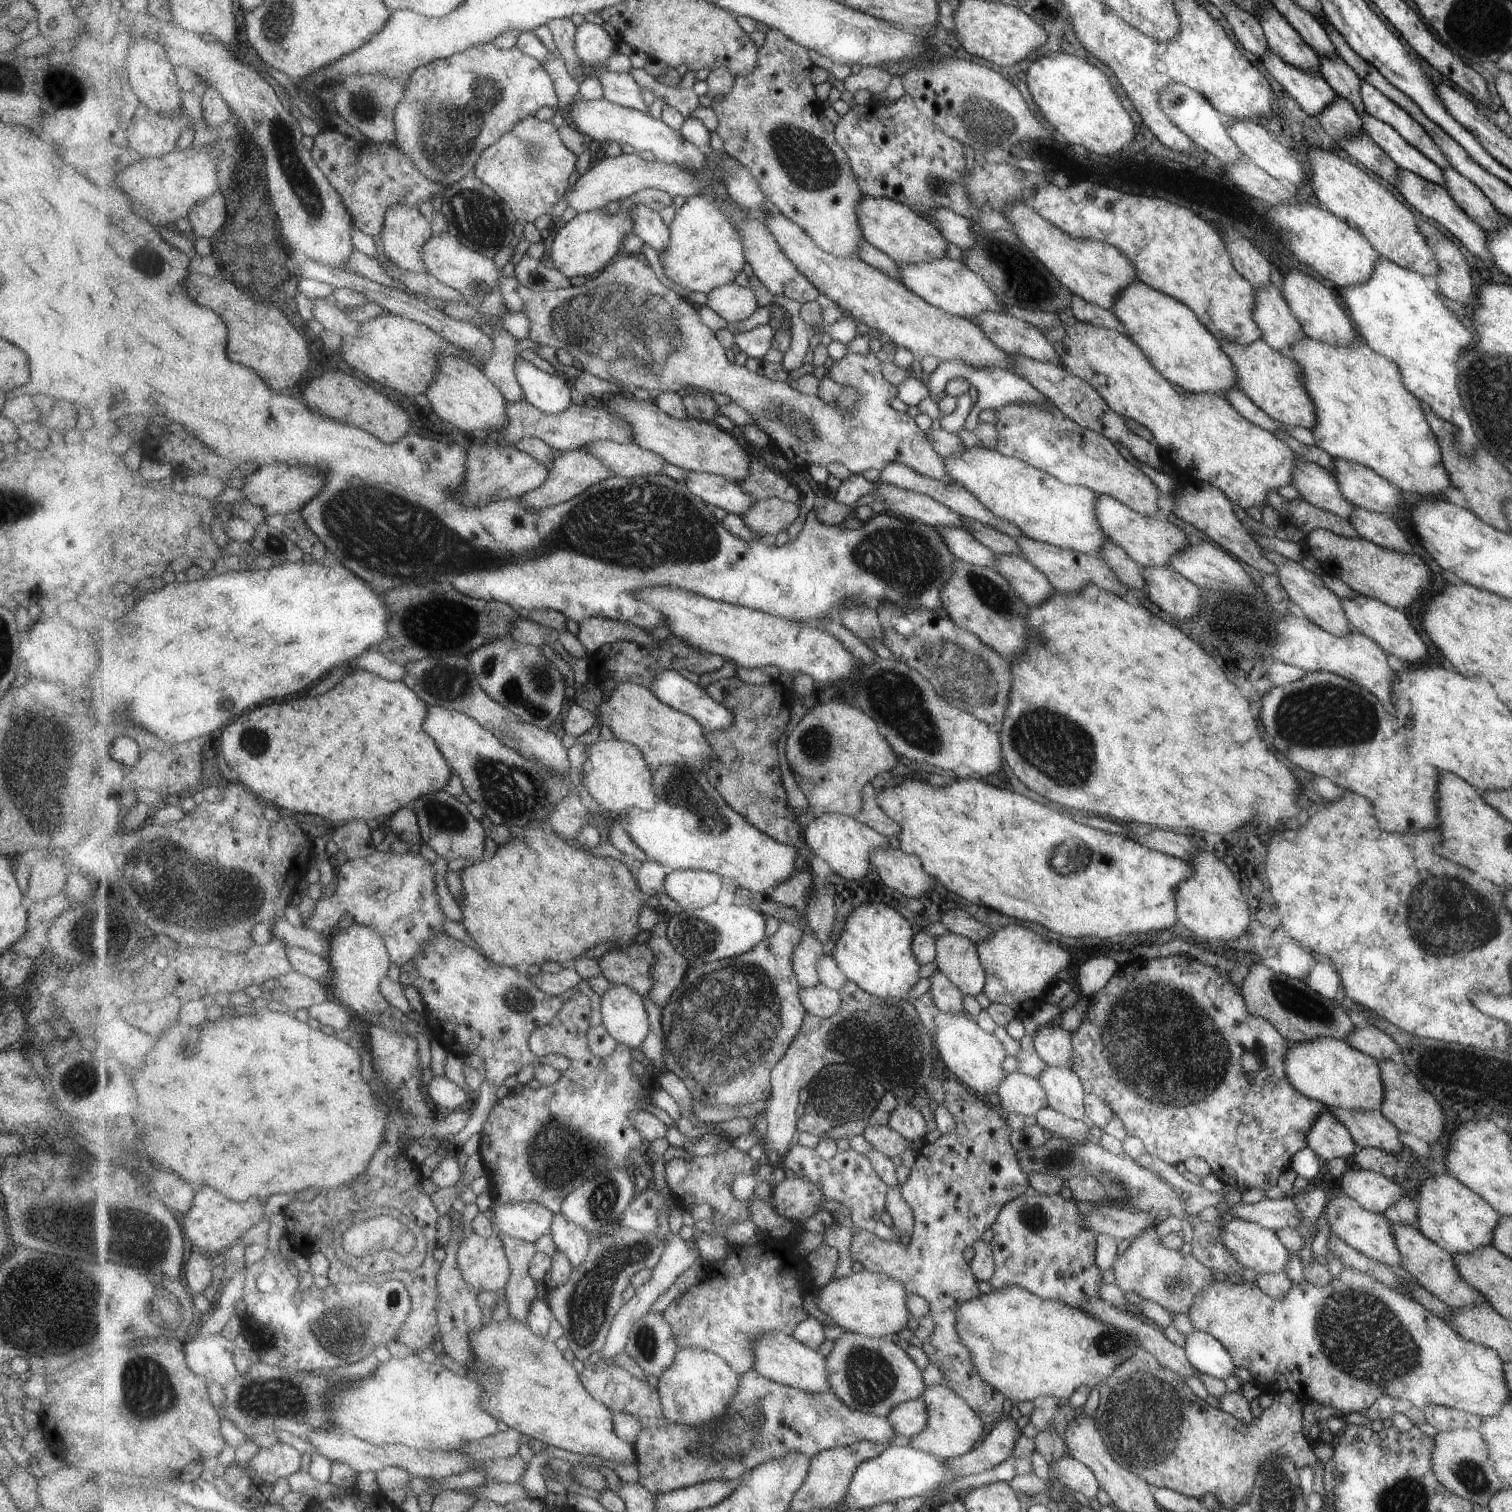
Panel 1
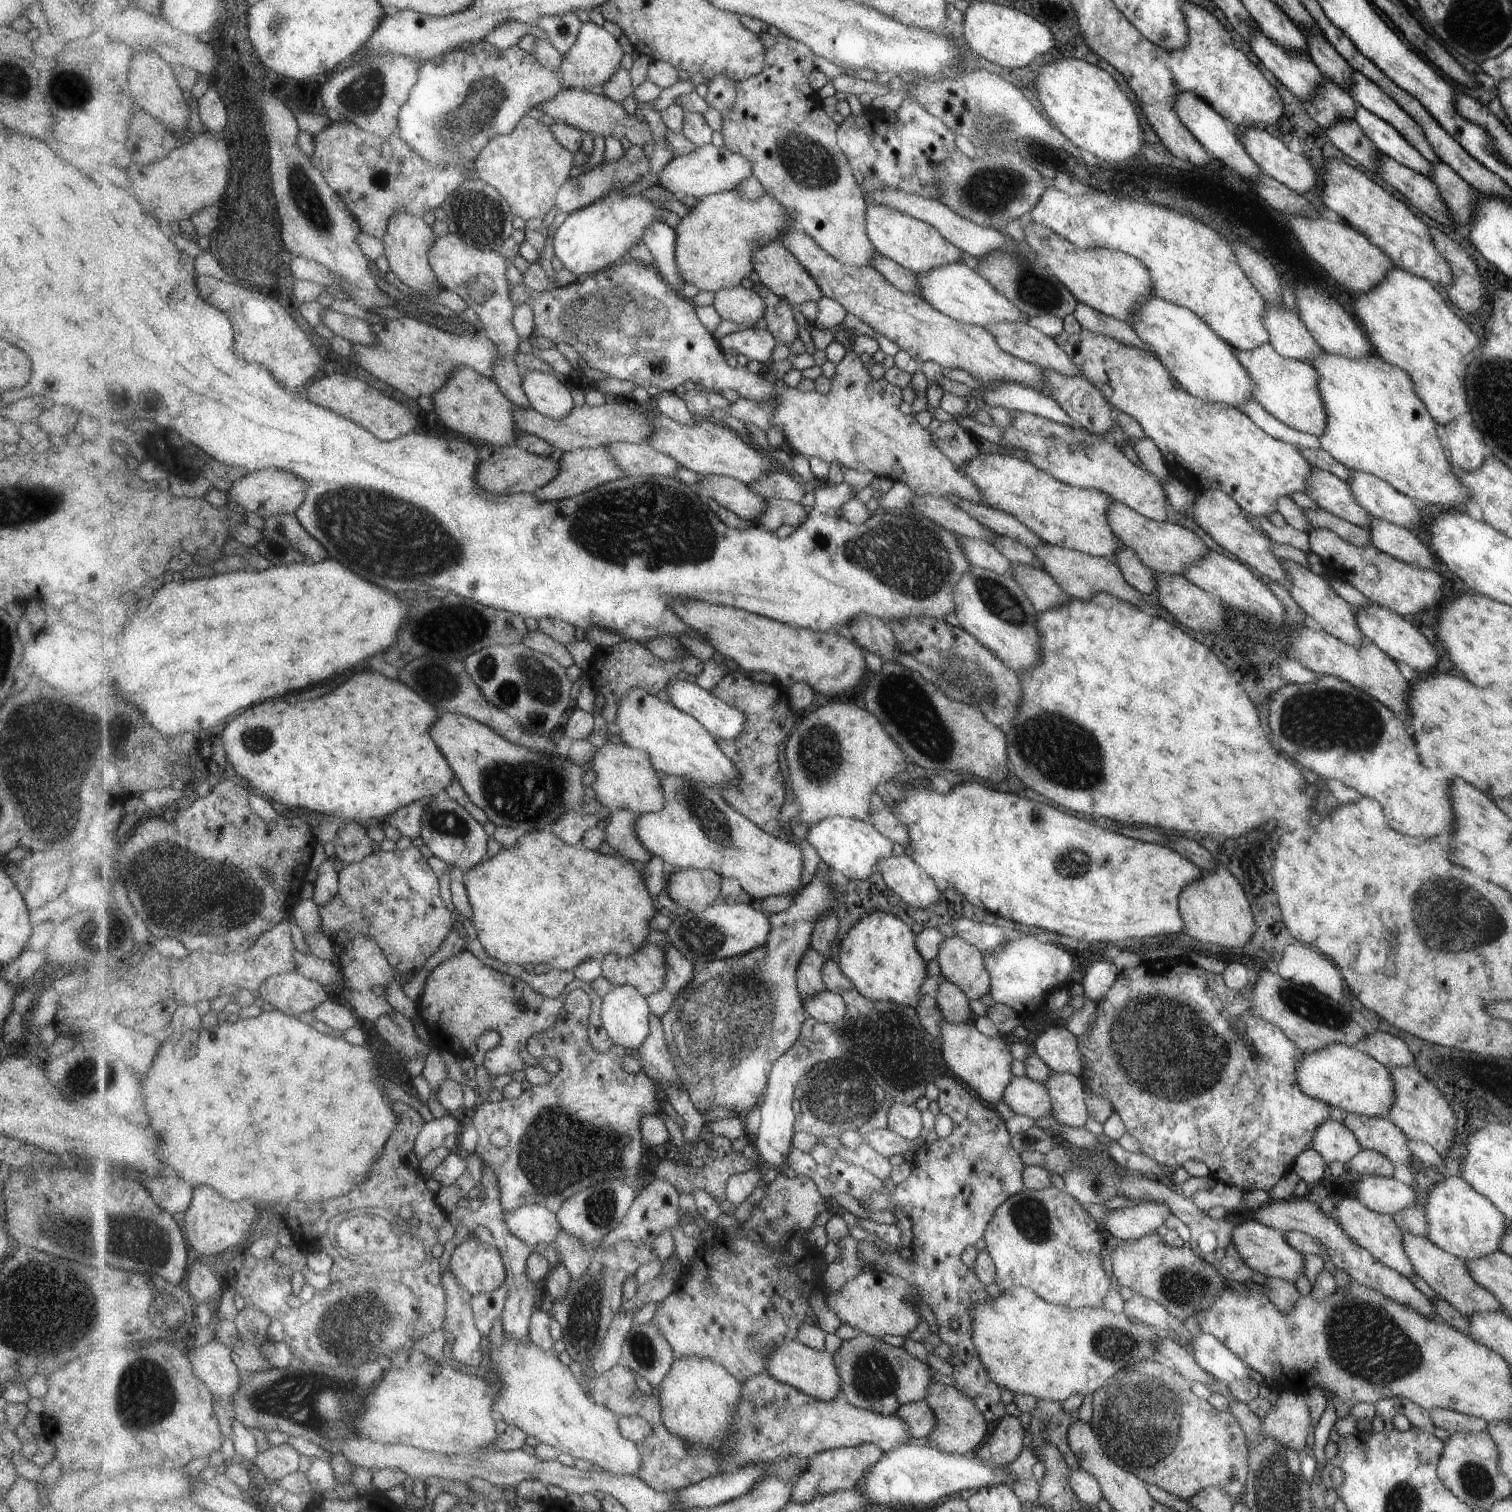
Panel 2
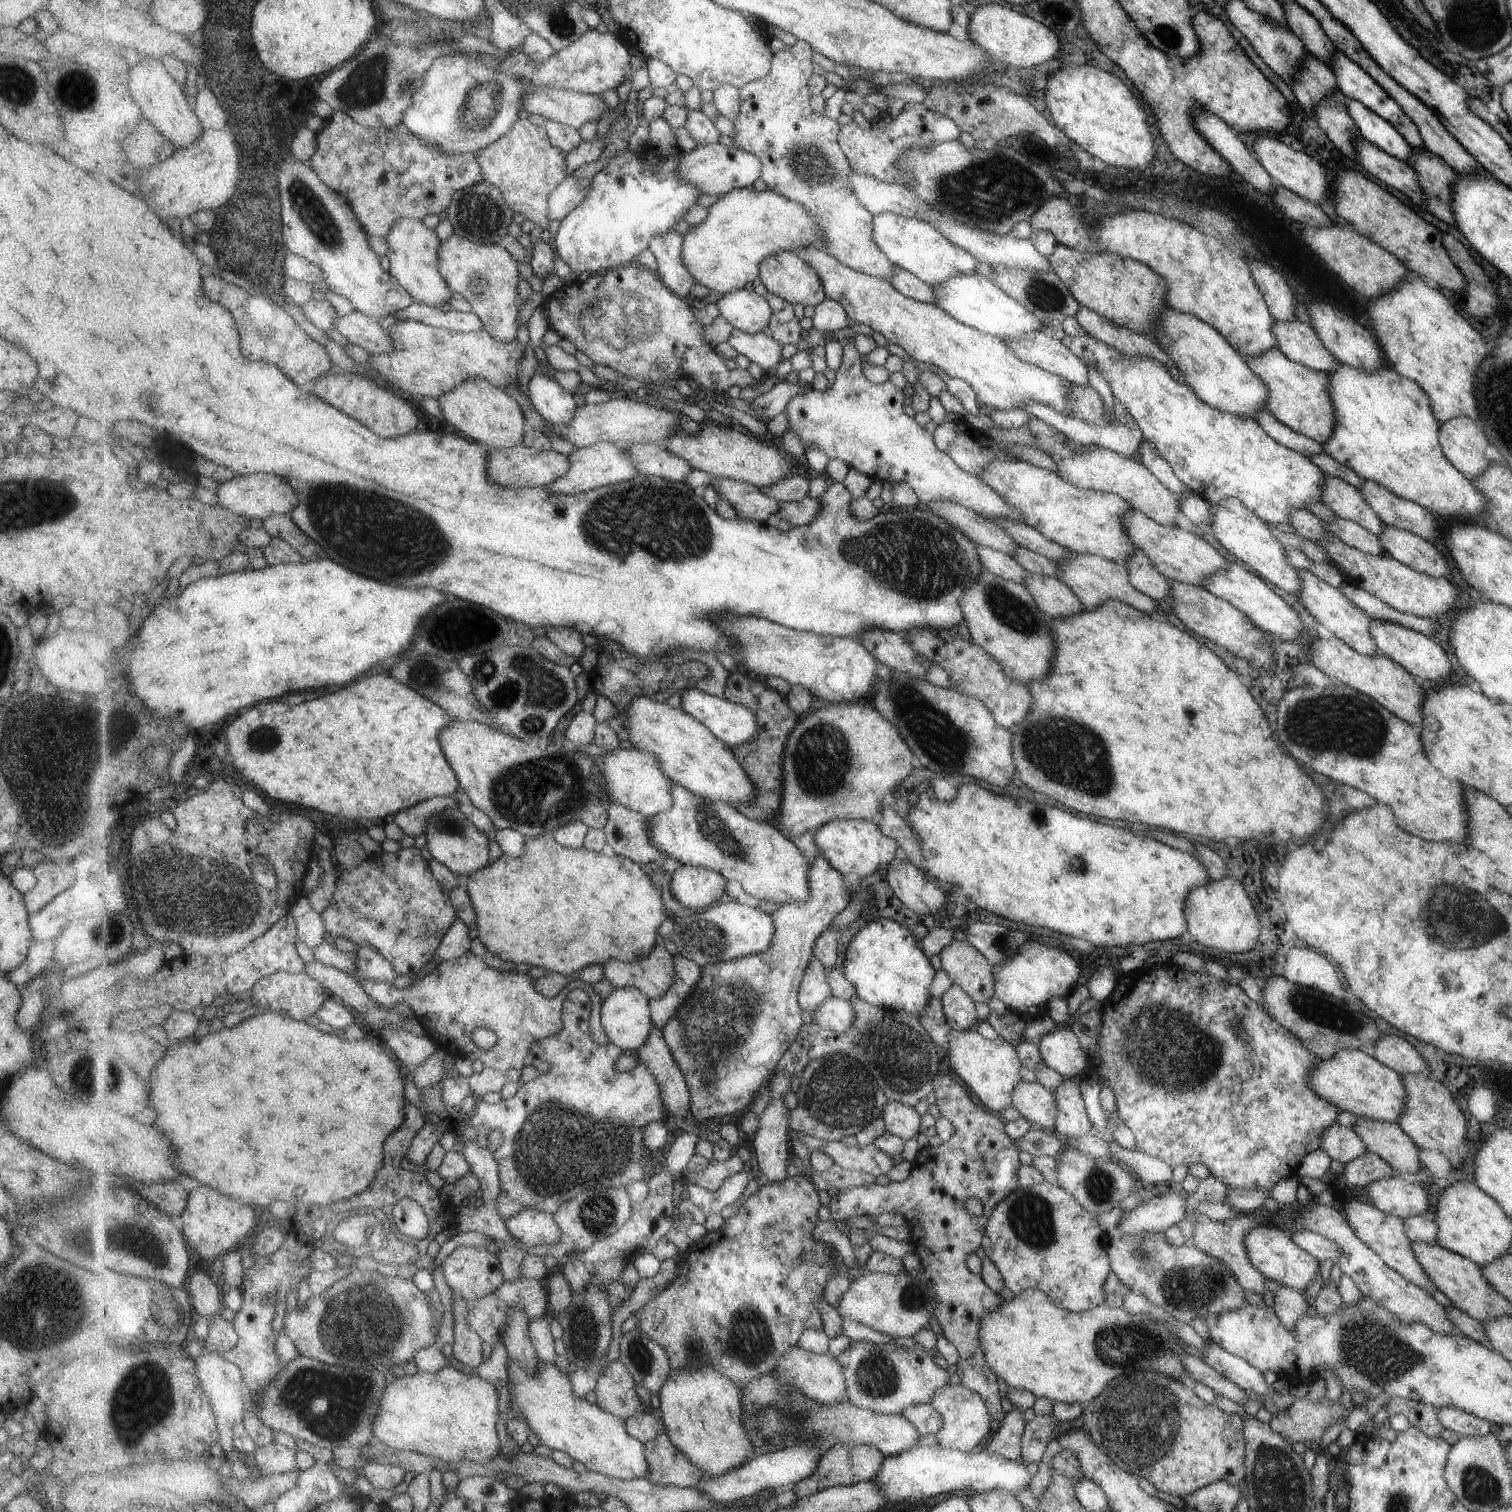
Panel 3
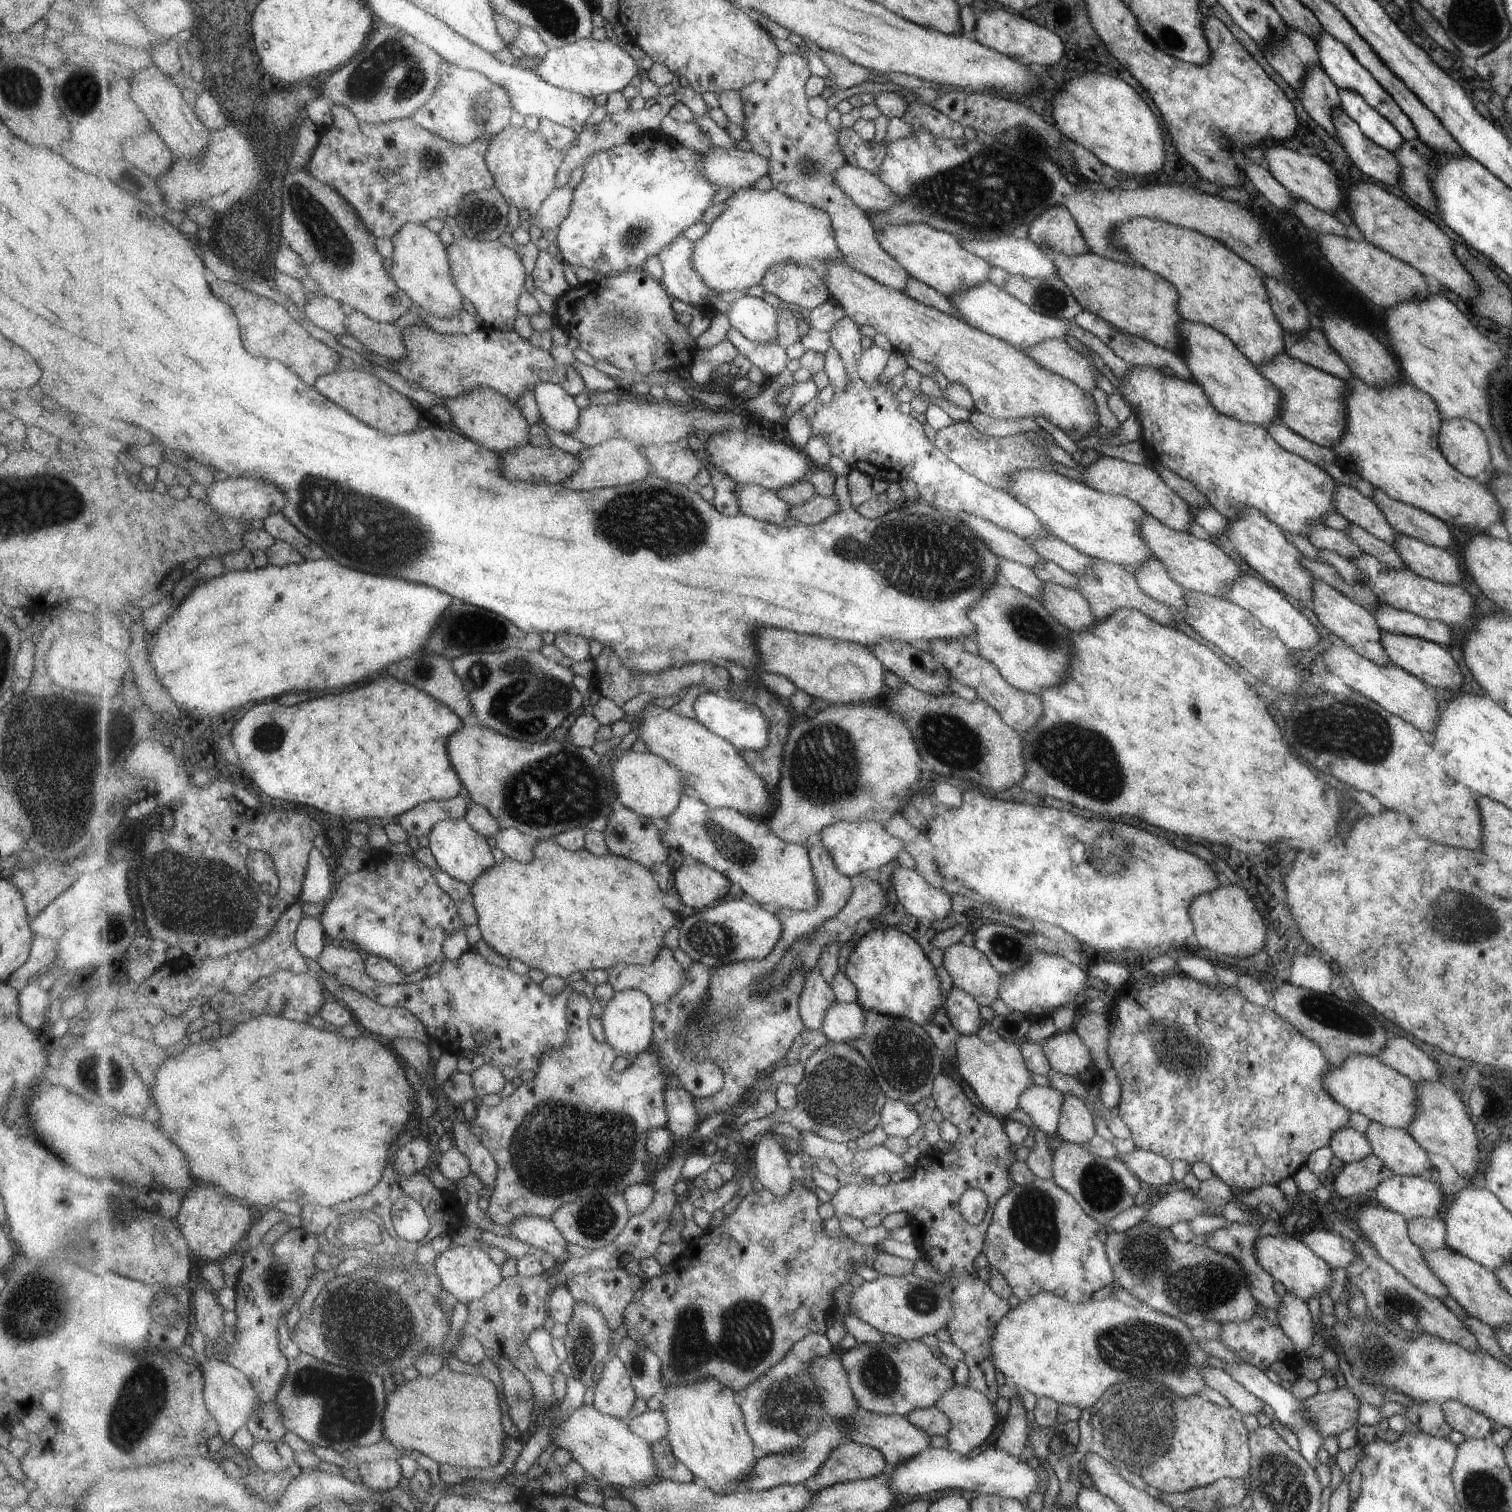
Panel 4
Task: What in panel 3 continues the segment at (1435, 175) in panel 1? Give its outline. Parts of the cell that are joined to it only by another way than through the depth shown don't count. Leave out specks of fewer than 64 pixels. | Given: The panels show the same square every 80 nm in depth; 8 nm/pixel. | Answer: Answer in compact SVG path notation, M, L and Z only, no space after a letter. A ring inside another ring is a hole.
M1345 97L1344 104L1347 115L1355 123L1361 137L1400 161L1407 163L1410 160L1412 148L1394 125L1390 125L1357 100Z

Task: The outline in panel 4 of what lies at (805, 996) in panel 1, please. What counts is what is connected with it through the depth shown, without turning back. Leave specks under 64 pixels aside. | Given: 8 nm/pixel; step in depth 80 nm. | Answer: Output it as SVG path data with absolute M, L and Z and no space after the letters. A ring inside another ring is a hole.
M839 1000L835 1001L826 1012L826 1018L823 1021L822 1031L830 1038L831 1041L838 1043L850 1044L855 1039L863 1039L863 1032L866 1027L866 1012L858 1001L844 1003Z

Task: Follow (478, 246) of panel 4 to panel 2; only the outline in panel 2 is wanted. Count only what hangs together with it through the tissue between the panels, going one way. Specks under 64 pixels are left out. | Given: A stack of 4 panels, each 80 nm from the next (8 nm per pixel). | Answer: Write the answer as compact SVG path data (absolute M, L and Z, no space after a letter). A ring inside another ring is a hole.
M453 233L442 236L430 248L430 263L438 276L438 284L463 299L478 316L487 336L498 346L498 362L494 364L493 380L519 407L529 408L531 403L522 385L522 376L517 368L517 354L521 351L519 334L513 326L515 303L511 283L507 280L507 258L497 251L483 250L467 244Z

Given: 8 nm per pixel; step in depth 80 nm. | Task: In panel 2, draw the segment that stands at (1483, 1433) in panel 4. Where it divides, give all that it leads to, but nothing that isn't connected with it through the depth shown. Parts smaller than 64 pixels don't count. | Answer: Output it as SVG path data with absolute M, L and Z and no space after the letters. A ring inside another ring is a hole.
M1432 1408L1429 1418L1435 1427L1445 1432L1472 1432L1478 1433L1486 1430L1486 1420L1481 1417L1466 1415L1451 1409Z

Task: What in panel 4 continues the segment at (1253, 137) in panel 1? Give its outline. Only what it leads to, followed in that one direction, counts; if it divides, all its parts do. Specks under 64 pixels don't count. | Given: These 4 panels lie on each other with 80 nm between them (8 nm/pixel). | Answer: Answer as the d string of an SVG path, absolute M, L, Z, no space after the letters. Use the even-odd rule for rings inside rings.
M1272 144L1267 147L1264 153L1263 166L1285 189L1289 189L1295 199L1307 202L1313 208L1333 215L1341 208L1343 194L1337 186L1335 170L1315 156L1301 155L1293 150L1287 150L1280 144Z

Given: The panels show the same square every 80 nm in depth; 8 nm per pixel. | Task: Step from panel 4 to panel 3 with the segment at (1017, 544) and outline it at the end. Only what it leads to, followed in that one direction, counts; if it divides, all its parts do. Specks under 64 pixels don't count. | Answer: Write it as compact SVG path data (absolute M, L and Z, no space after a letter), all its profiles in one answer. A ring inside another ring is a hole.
M933 501L924 508L959 529L976 546L986 546L1008 555L1017 546L1000 526L964 506L951 501Z

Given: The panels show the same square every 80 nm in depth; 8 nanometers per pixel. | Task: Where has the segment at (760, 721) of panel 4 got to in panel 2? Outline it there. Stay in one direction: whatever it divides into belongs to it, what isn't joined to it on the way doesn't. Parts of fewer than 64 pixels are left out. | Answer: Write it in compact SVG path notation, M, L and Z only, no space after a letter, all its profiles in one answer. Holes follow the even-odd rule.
M674 679L667 683L668 700L679 710L689 713L702 722L717 738L734 739L746 727L747 715L704 690L694 682Z

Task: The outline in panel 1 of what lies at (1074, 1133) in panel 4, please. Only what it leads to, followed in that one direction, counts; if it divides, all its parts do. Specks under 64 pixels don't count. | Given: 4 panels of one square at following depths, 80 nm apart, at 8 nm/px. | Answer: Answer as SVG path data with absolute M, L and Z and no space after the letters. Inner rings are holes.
M1045 1065L1036 1076L1046 1094L1047 1107L1066 1117L1081 1120L1084 1115L1082 1083L1070 1066Z

